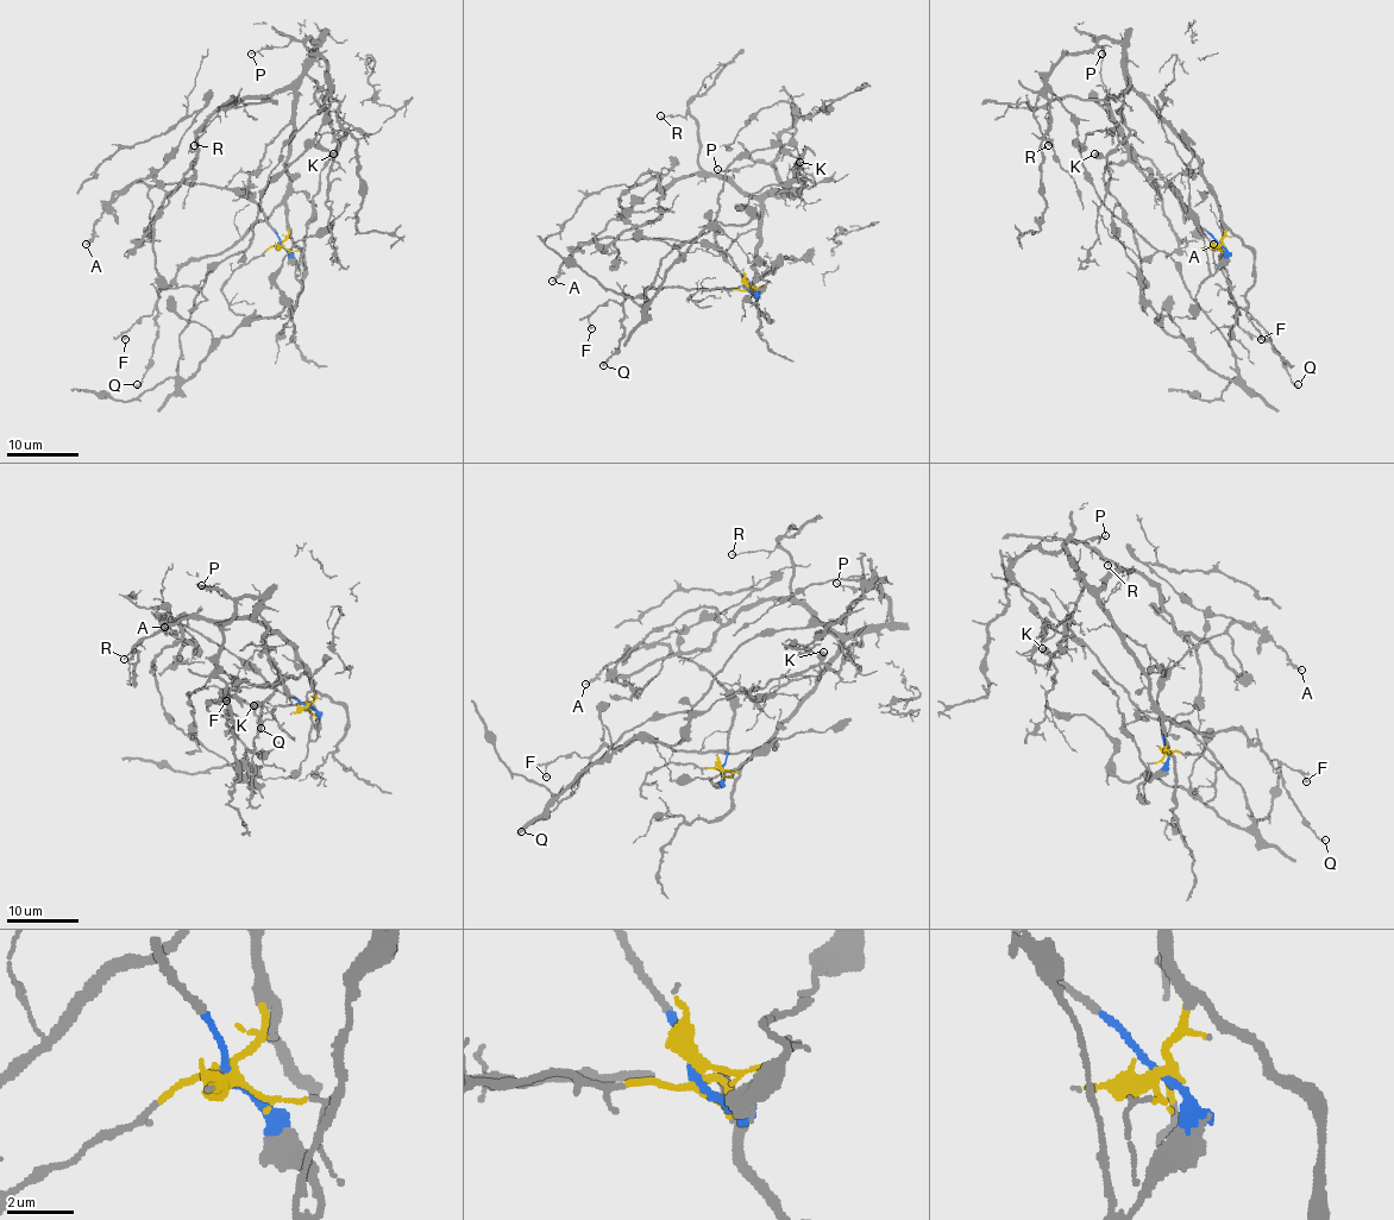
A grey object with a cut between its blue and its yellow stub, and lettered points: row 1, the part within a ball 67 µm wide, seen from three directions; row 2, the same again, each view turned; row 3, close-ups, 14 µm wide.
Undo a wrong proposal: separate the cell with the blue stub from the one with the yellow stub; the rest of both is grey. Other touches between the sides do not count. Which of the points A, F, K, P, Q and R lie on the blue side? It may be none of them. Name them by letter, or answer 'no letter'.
A

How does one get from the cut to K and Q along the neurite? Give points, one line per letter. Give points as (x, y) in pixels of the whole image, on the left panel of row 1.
K: (281, 245), (288, 236), (295, 92), (303, 75), (318, 86), (314, 102), (332, 132), (338, 153), (332, 153)
Q: (281, 245), (288, 231), (288, 211), (282, 206), (228, 249), (192, 257), (159, 293), (150, 365), (136, 385)

